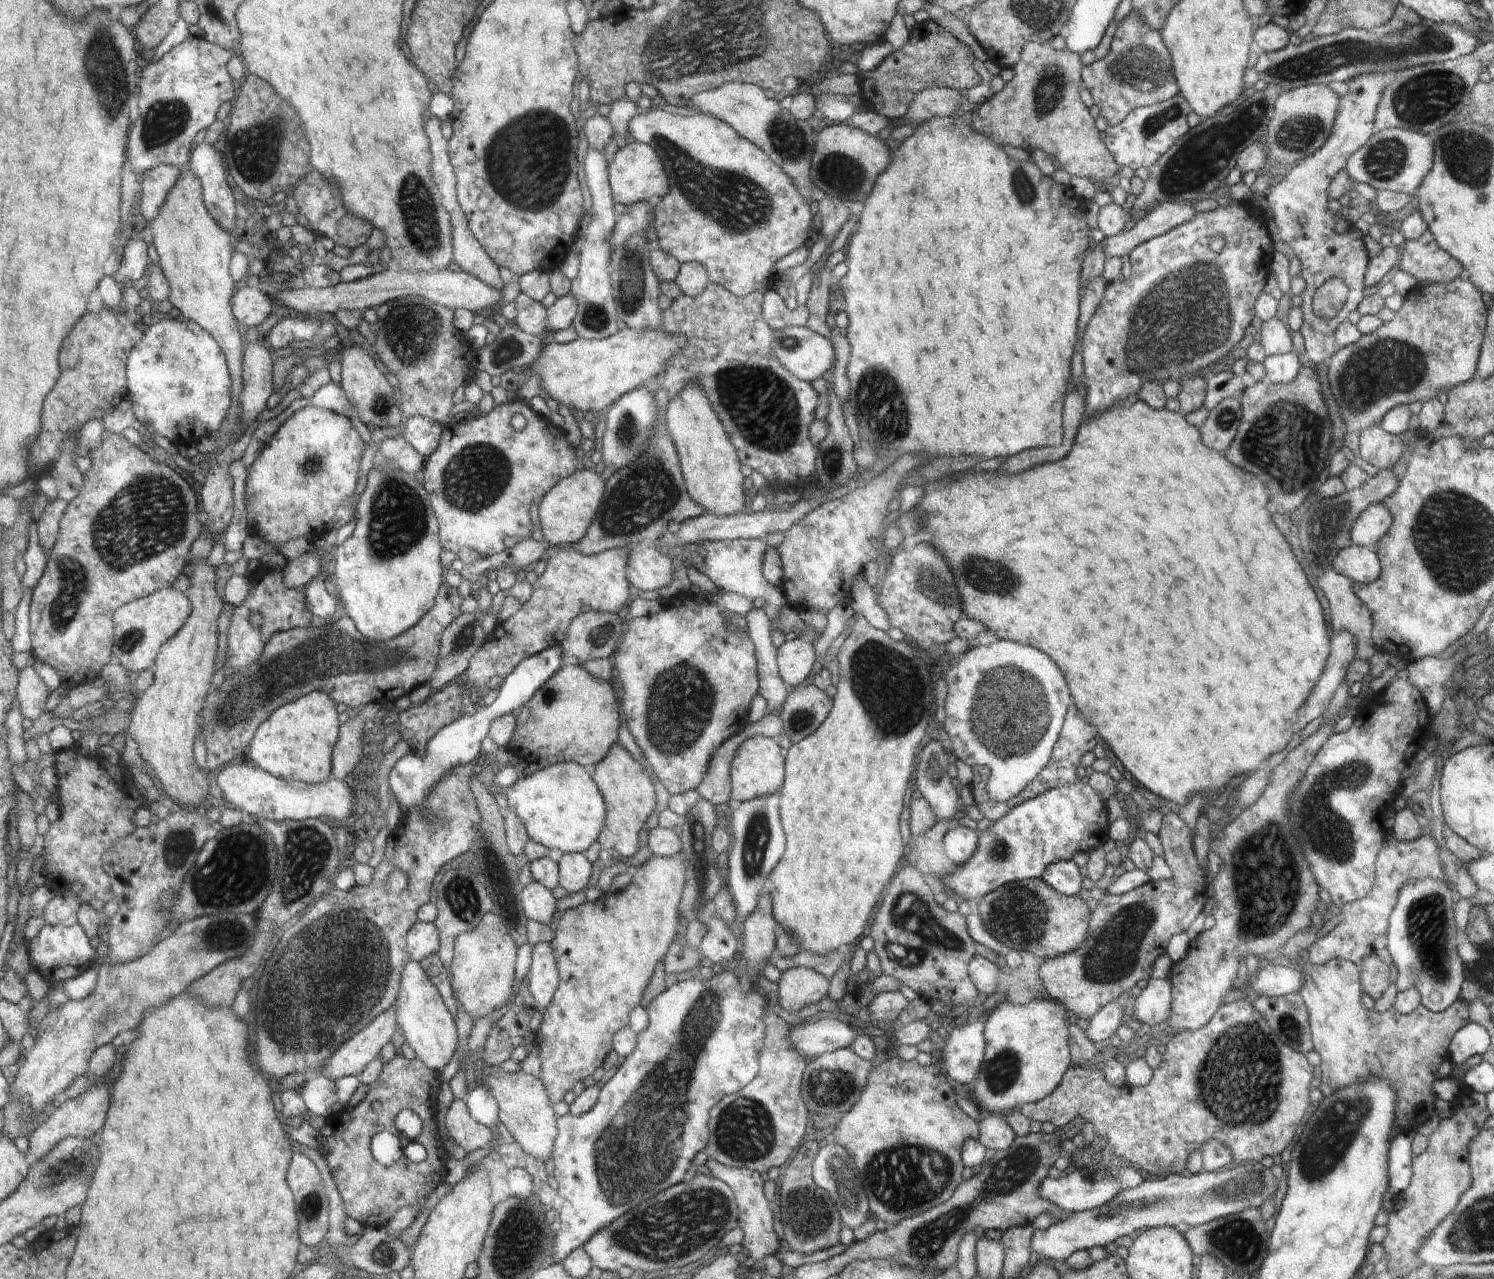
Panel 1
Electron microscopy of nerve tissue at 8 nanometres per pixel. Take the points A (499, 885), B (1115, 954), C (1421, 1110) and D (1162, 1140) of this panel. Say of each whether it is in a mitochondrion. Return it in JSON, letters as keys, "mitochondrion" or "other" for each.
{"A":"mitochondrion","B":"mitochondrion","C":"other","D":"other"}

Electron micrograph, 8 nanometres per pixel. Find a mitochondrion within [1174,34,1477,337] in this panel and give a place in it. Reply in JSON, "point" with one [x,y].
{"point":[1420,97]}

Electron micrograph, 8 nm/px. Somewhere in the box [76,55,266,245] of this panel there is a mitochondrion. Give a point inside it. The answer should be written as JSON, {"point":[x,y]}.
{"point":[165,120]}

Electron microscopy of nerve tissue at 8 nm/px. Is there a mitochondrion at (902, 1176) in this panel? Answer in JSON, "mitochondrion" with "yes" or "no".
{"mitochondrion":"yes"}

